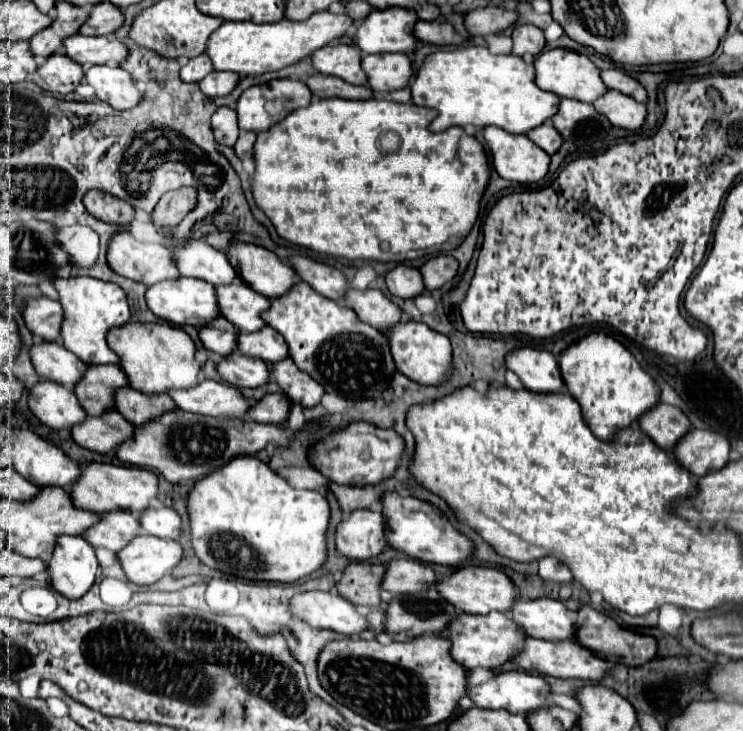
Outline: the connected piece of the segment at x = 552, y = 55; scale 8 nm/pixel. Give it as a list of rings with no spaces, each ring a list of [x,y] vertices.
[[[554,48],[554,50],[542,52],[536,56],[534,68],[536,68],[536,84],[542,90],[558,94],[560,98],[572,98],[572,100],[592,104],[596,98],[600,98],[602,94],[608,92],[608,86],[602,82],[600,70],[596,68],[596,64],[586,54],[580,54],[574,50]]]

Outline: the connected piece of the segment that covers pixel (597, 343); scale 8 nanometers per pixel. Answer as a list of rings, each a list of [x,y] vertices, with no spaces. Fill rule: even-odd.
[[[590,332],[570,344],[560,354],[558,364],[568,392],[582,408],[584,422],[600,440],[612,440],[616,430],[628,428],[634,420],[658,404],[658,386],[642,370],[636,358],[618,340],[604,332]]]

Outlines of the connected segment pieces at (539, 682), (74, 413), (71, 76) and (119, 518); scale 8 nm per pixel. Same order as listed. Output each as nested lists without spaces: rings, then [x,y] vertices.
[[[506,670],[496,672],[488,682],[472,686],[468,690],[468,698],[478,708],[488,710],[508,710],[512,714],[530,714],[532,710],[550,706],[542,696],[540,690],[548,690],[548,682],[536,674],[520,672],[520,670]]]
[[[40,380],[34,384],[28,392],[28,406],[42,424],[54,430],[70,430],[86,418],[74,392],[56,382]]]
[[[52,54],[34,74],[34,82],[46,90],[56,94],[74,92],[84,78],[84,70],[78,62],[68,58],[66,54]]]
[[[112,510],[108,514],[102,514],[100,522],[96,526],[90,526],[84,532],[84,538],[94,548],[104,546],[116,552],[116,550],[122,550],[136,534],[142,534],[138,518],[132,512]]]

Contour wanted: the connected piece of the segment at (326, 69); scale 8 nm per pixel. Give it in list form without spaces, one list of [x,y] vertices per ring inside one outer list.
[[[330,44],[312,54],[312,66],[320,74],[338,76],[350,84],[366,84],[368,76],[362,66],[362,52],[356,46],[348,44]]]

